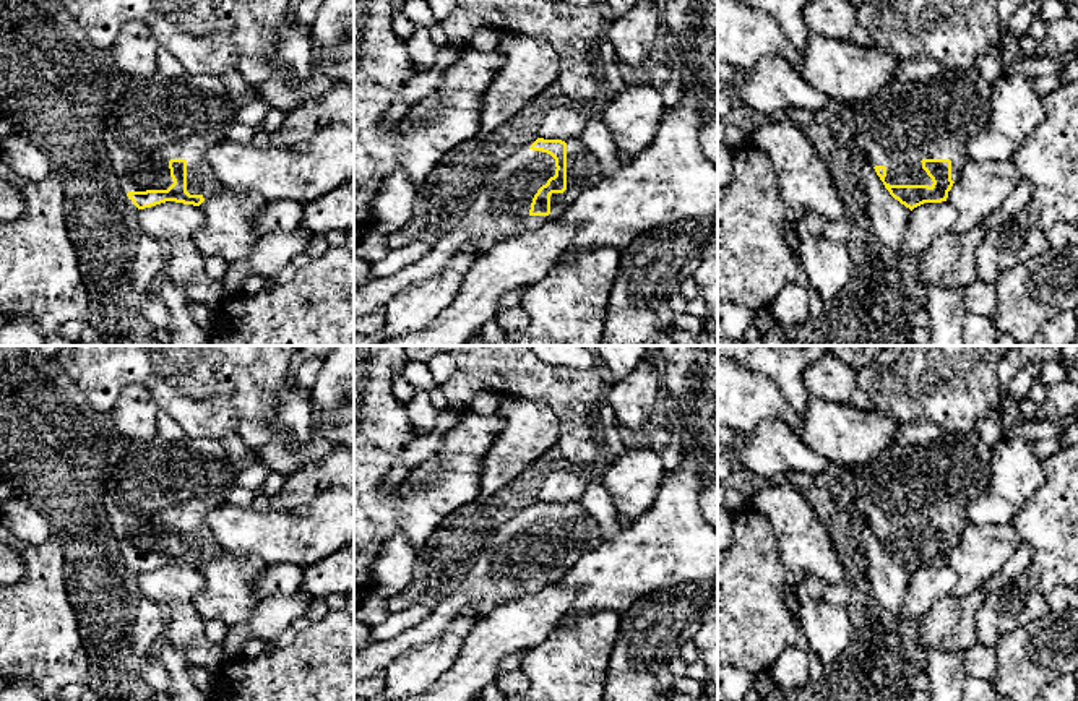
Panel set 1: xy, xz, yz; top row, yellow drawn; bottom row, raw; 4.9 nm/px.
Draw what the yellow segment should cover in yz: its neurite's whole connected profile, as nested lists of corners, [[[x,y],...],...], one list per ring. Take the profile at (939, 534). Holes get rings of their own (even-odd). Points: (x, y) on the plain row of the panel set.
[[[971,430],[948,433],[934,441],[893,446],[878,458],[865,462],[856,472],[854,503],[869,527],[875,532],[890,558],[911,574],[924,566],[946,565],[948,555],[959,542],[966,526],[964,511],[977,500],[989,484],[992,448]]]

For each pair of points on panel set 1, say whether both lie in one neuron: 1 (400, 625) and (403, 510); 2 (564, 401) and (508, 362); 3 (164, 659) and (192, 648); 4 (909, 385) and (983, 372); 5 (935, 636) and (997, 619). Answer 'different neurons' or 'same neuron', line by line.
1: different neurons
2: same neuron
3: different neurons
4: same neuron
5: different neurons

